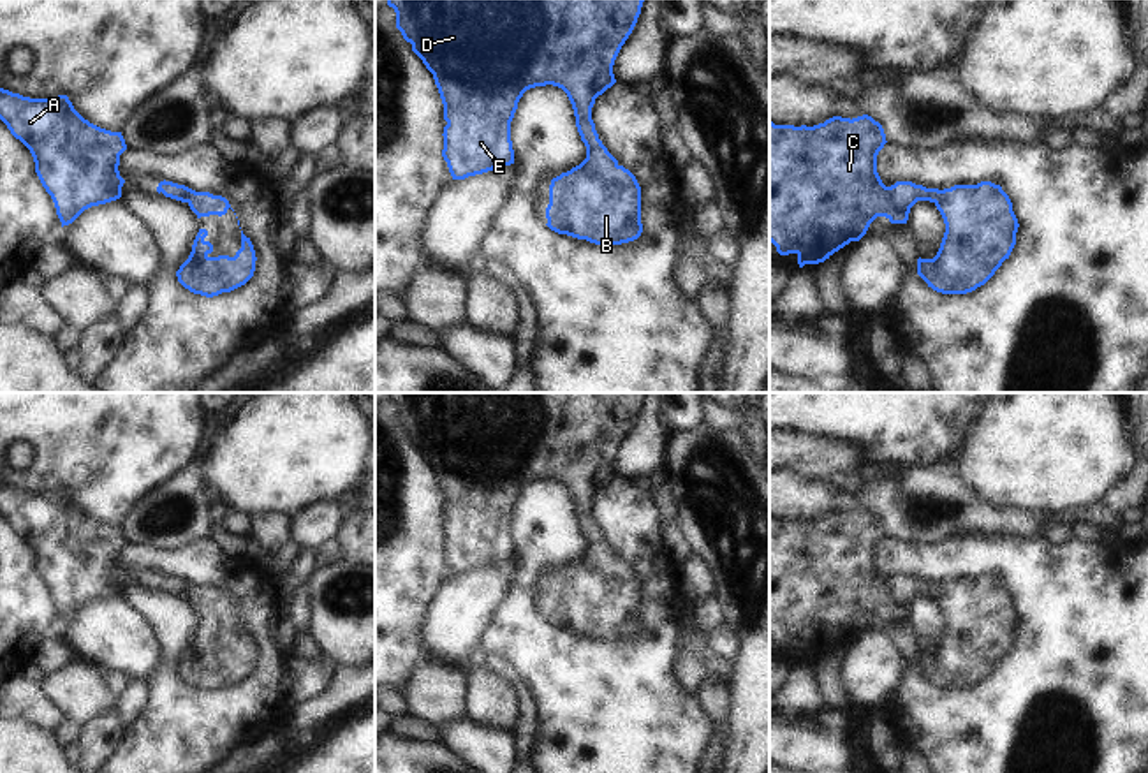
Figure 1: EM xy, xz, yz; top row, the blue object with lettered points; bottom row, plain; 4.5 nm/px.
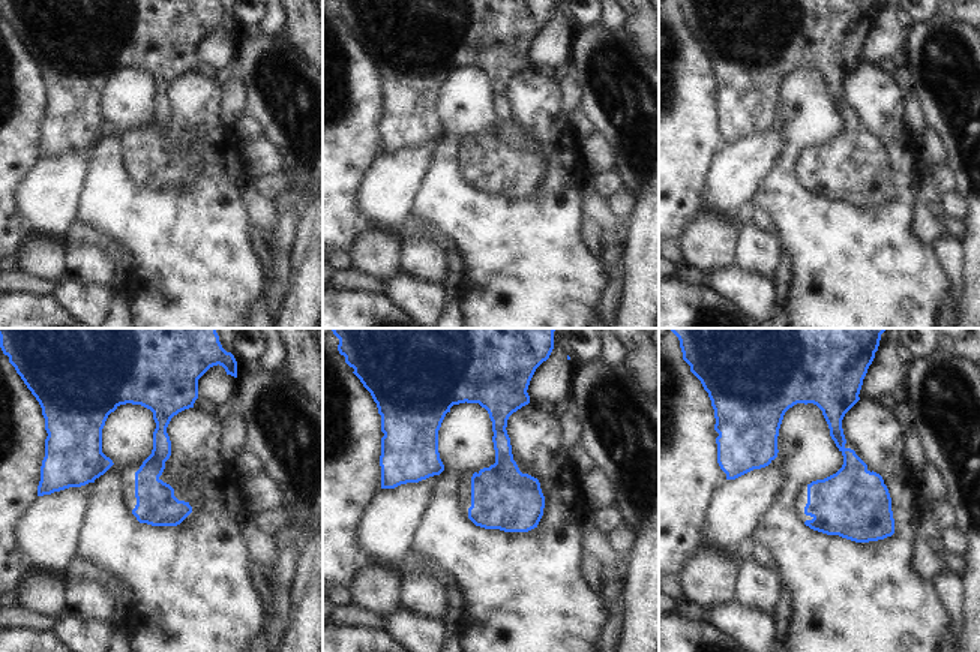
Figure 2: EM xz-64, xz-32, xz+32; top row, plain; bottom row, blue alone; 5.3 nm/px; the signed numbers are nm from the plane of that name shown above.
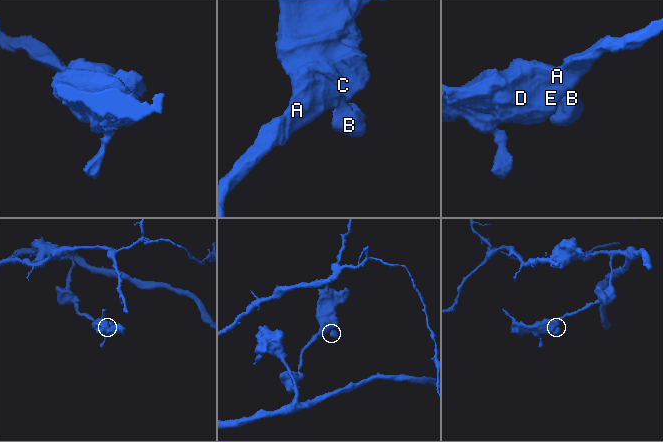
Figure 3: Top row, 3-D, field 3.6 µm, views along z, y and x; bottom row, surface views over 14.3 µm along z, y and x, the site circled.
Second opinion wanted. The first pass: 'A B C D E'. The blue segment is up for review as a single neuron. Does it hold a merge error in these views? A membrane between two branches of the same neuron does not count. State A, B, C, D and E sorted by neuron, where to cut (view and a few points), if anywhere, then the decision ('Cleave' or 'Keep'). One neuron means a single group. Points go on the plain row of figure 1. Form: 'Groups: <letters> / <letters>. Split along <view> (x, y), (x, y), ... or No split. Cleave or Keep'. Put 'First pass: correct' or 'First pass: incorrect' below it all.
Groups: A B C D E. No split. Keep.
First pass: correct

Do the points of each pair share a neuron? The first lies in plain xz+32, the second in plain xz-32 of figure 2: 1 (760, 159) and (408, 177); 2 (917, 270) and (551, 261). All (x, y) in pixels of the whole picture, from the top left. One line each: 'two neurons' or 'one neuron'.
1: one neuron
2: one neuron

